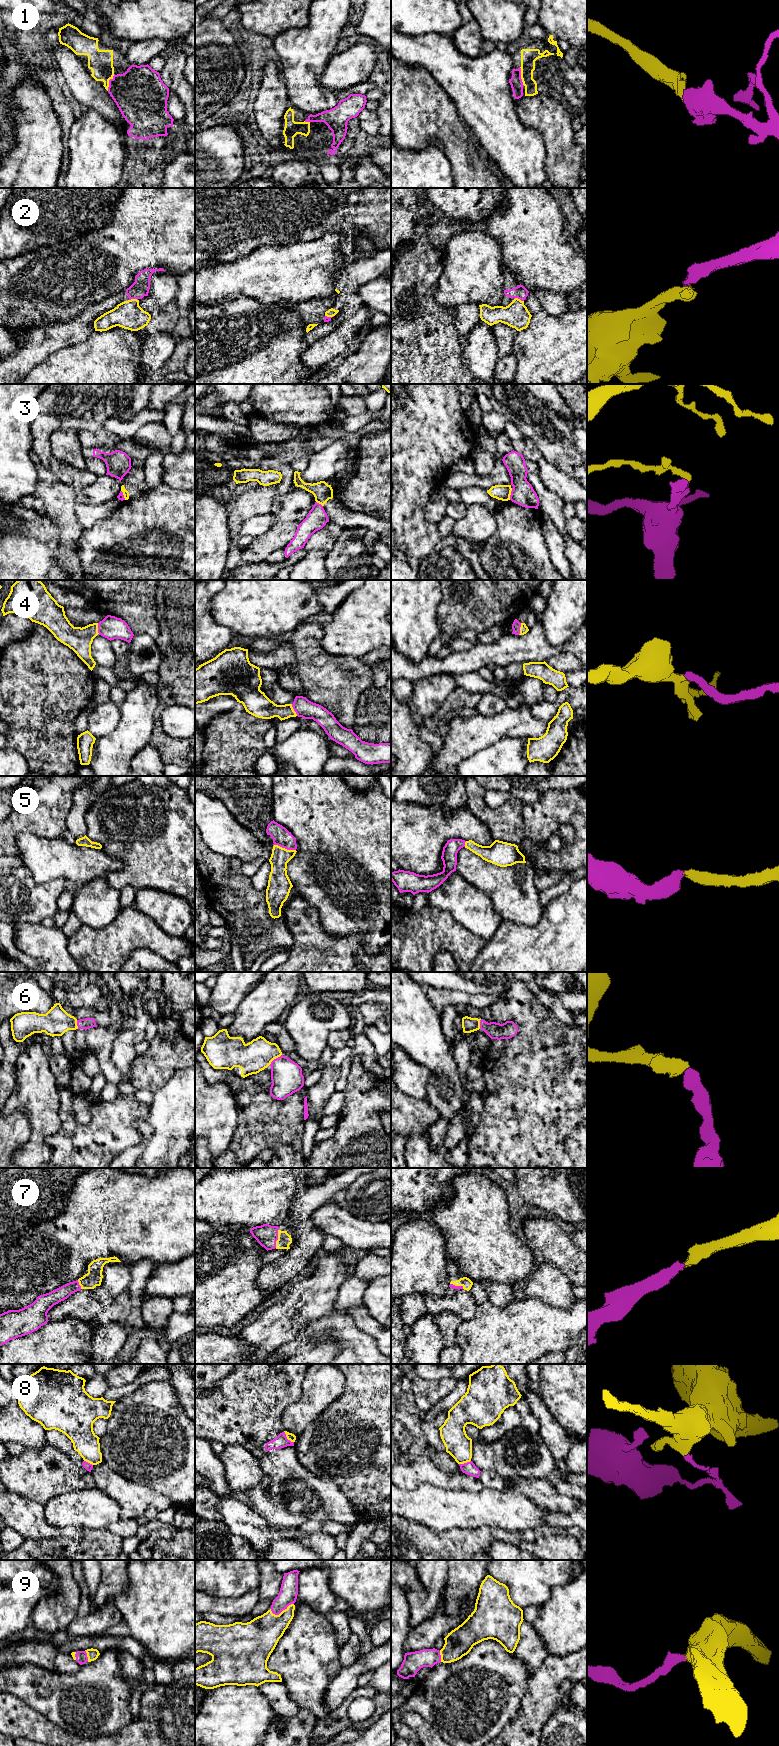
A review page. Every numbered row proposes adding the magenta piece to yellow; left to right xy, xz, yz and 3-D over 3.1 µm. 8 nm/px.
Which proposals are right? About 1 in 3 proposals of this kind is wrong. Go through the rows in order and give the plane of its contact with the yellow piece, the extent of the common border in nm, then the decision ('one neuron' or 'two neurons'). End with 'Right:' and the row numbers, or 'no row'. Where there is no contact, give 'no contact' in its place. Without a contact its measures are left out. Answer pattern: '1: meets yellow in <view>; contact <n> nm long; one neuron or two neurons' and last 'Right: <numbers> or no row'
1: meets yellow in xy; contact 150 nm long; one neuron
2: meets yellow in yz; contact 80 nm long; two neurons
3: meets yellow in yz; contact 100 nm long; two neurons
4: meets yellow in xz; contact 110 nm long; one neuron
5: meets yellow in xz; contact 180 nm long; one neuron
6: meets yellow in xz; contact 130 nm long; one neuron
7: meets yellow in xz; contact 150 nm long; one neuron
8: meets yellow in xz; contact 120 nm long; two neurons
9: meets yellow in xz; contact 200 nm long; one neuron
Right: 1, 4, 5, 6, 7, 9

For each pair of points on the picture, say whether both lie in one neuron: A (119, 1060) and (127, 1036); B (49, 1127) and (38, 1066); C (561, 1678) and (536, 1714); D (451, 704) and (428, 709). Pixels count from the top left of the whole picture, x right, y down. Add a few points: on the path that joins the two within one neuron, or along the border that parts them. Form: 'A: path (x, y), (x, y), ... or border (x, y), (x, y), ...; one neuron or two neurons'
A: path (123, 1054), (125, 1042); one neuron
B: path (44, 1112), (43, 1105), (38, 1097), (38, 1081); one neuron
C: path (552, 1687), (537, 1705); one neuron
D: border (454, 688), (444, 703), (423, 720); two neurons

